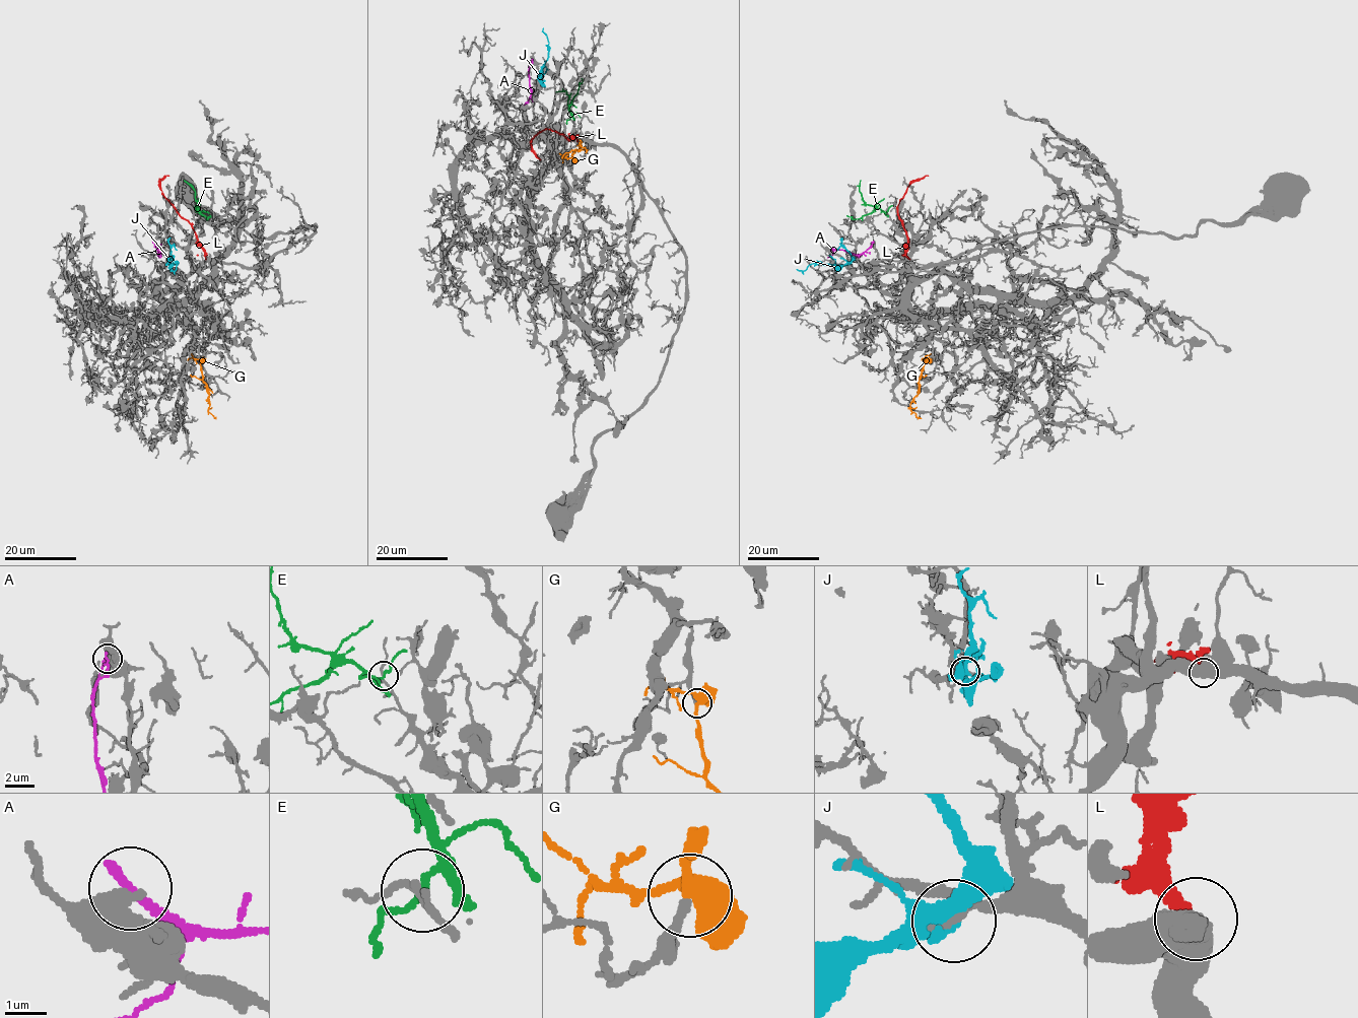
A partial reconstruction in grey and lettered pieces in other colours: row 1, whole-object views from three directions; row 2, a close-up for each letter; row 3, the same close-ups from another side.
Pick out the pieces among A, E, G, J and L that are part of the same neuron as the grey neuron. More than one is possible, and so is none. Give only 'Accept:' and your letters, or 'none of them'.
Accept: G

